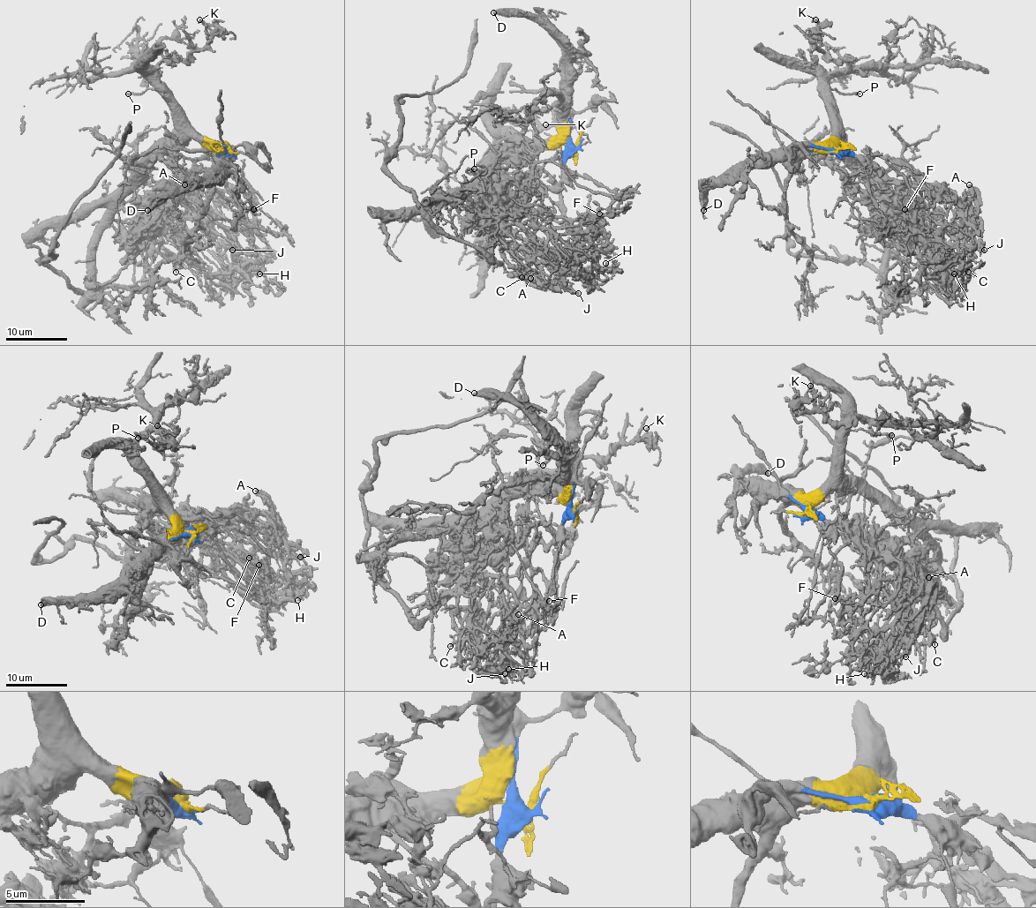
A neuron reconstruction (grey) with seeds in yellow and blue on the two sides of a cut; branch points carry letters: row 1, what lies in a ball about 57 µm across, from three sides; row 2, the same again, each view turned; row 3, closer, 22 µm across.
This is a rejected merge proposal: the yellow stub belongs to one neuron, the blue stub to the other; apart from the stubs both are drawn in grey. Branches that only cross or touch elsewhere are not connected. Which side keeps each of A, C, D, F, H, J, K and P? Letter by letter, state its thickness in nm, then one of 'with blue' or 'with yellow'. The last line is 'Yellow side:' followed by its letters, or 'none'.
A: 150 nm thick; with blue
C: 160 nm thick; with blue
D: 420 nm thick; with yellow
F: 190 nm thick; with blue
H: 140 nm thick; with blue
J: 180 nm thick; with blue
K: 130 nm thick; with yellow
P: 200 nm thick; with yellow
Yellow side: D, K, P

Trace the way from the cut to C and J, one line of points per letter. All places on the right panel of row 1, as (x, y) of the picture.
C: (834, 149), (863, 155), (886, 176), (886, 198), (934, 255), (950, 252), (968, 272)
J: (834, 149), (863, 155), (886, 176), (884, 189), (889, 193), (915, 199), (954, 236), (985, 251)

